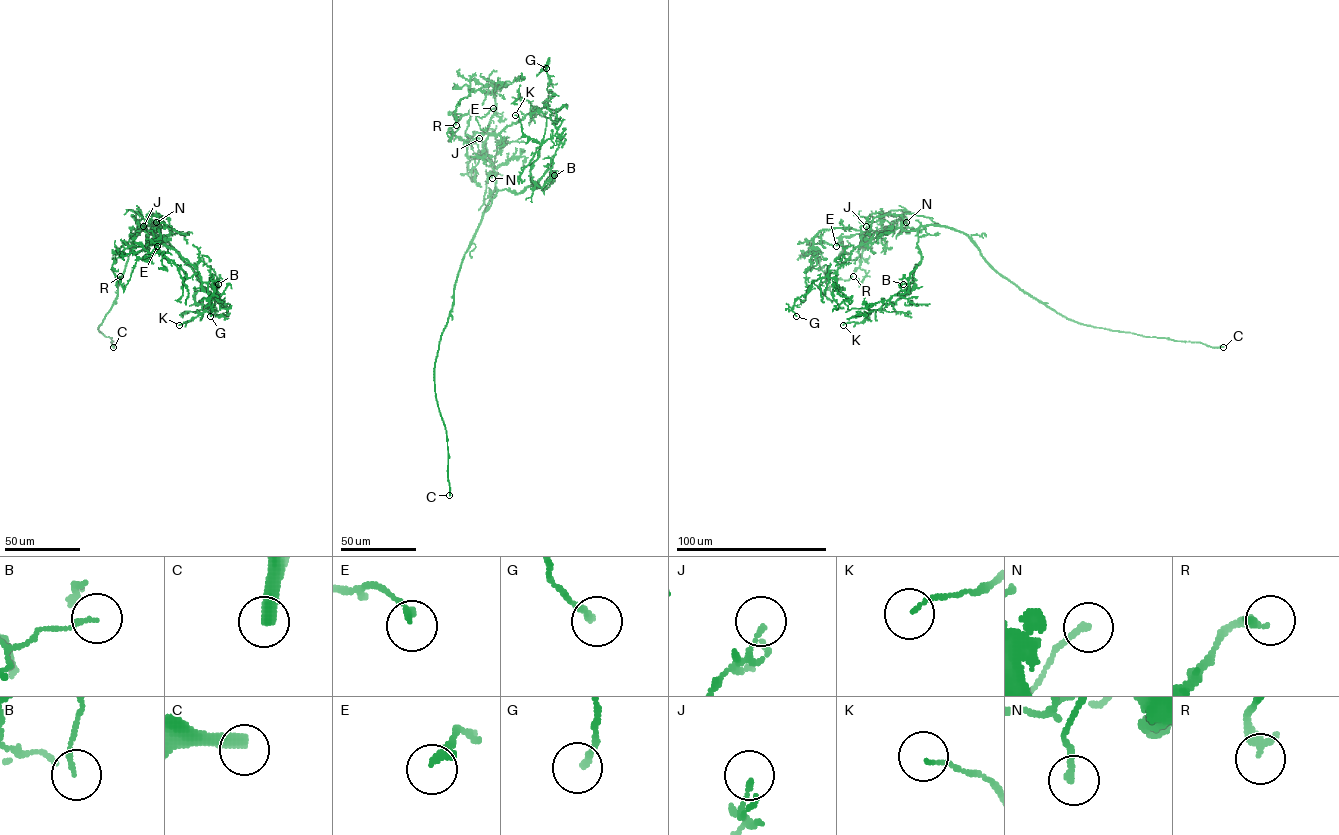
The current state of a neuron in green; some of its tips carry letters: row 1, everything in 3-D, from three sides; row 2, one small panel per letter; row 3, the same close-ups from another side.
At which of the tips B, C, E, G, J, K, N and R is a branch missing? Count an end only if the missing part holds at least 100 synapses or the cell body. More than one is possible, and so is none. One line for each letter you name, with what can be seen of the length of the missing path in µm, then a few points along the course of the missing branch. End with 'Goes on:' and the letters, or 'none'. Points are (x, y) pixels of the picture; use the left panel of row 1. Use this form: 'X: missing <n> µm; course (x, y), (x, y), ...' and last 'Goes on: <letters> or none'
C: missing 35 µm; course (113, 347), (112, 368)
Goes on: C

